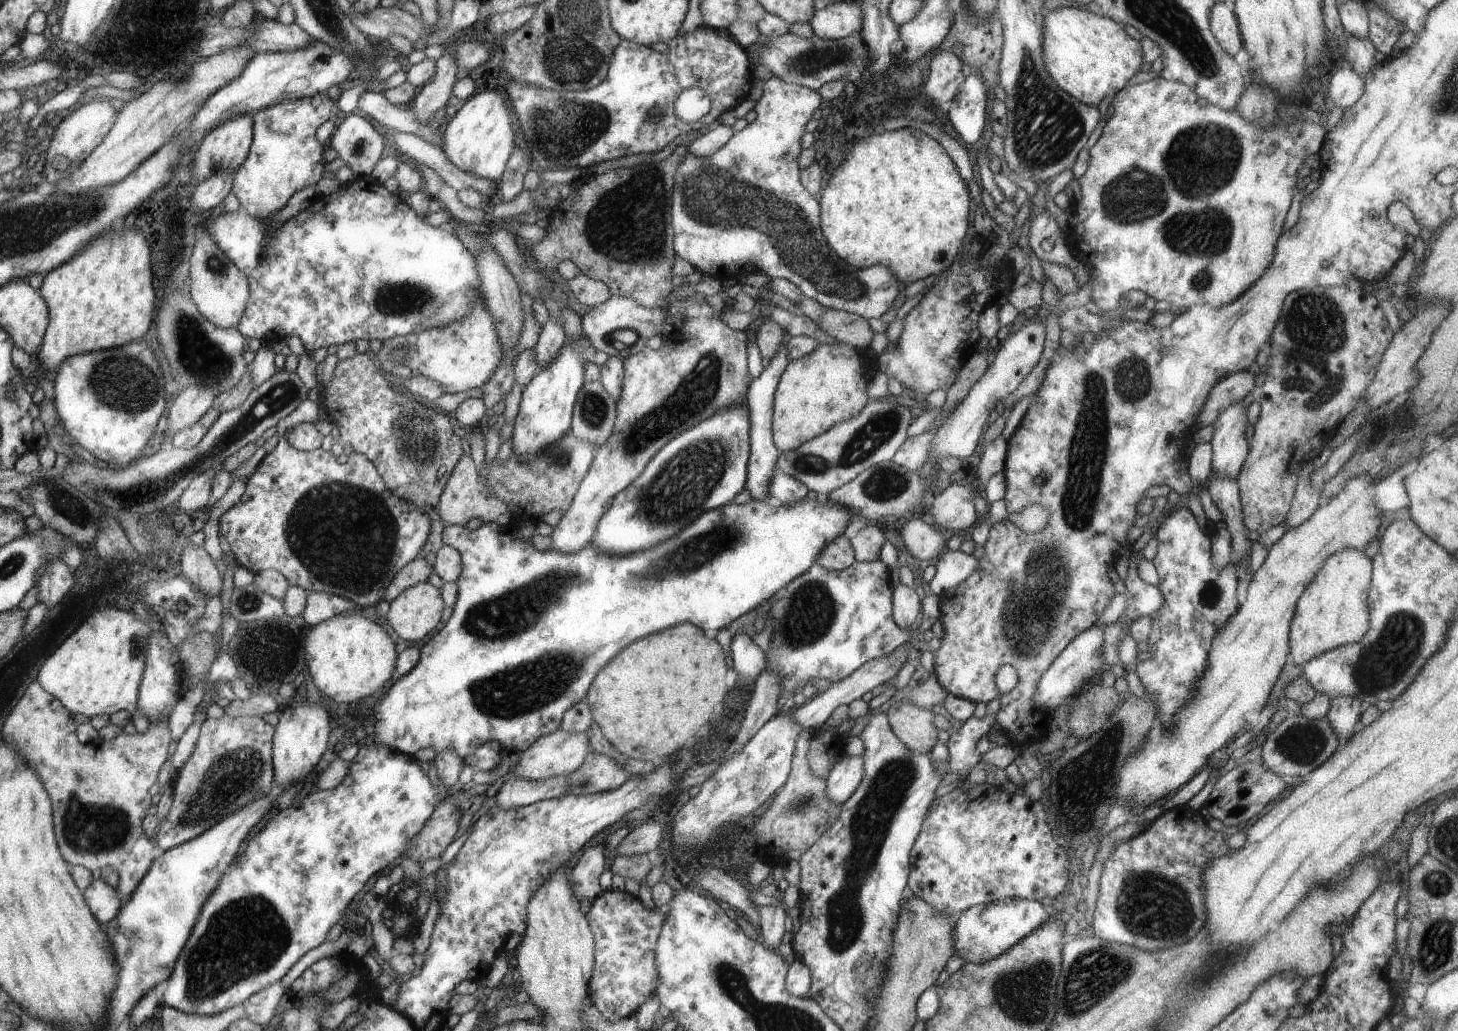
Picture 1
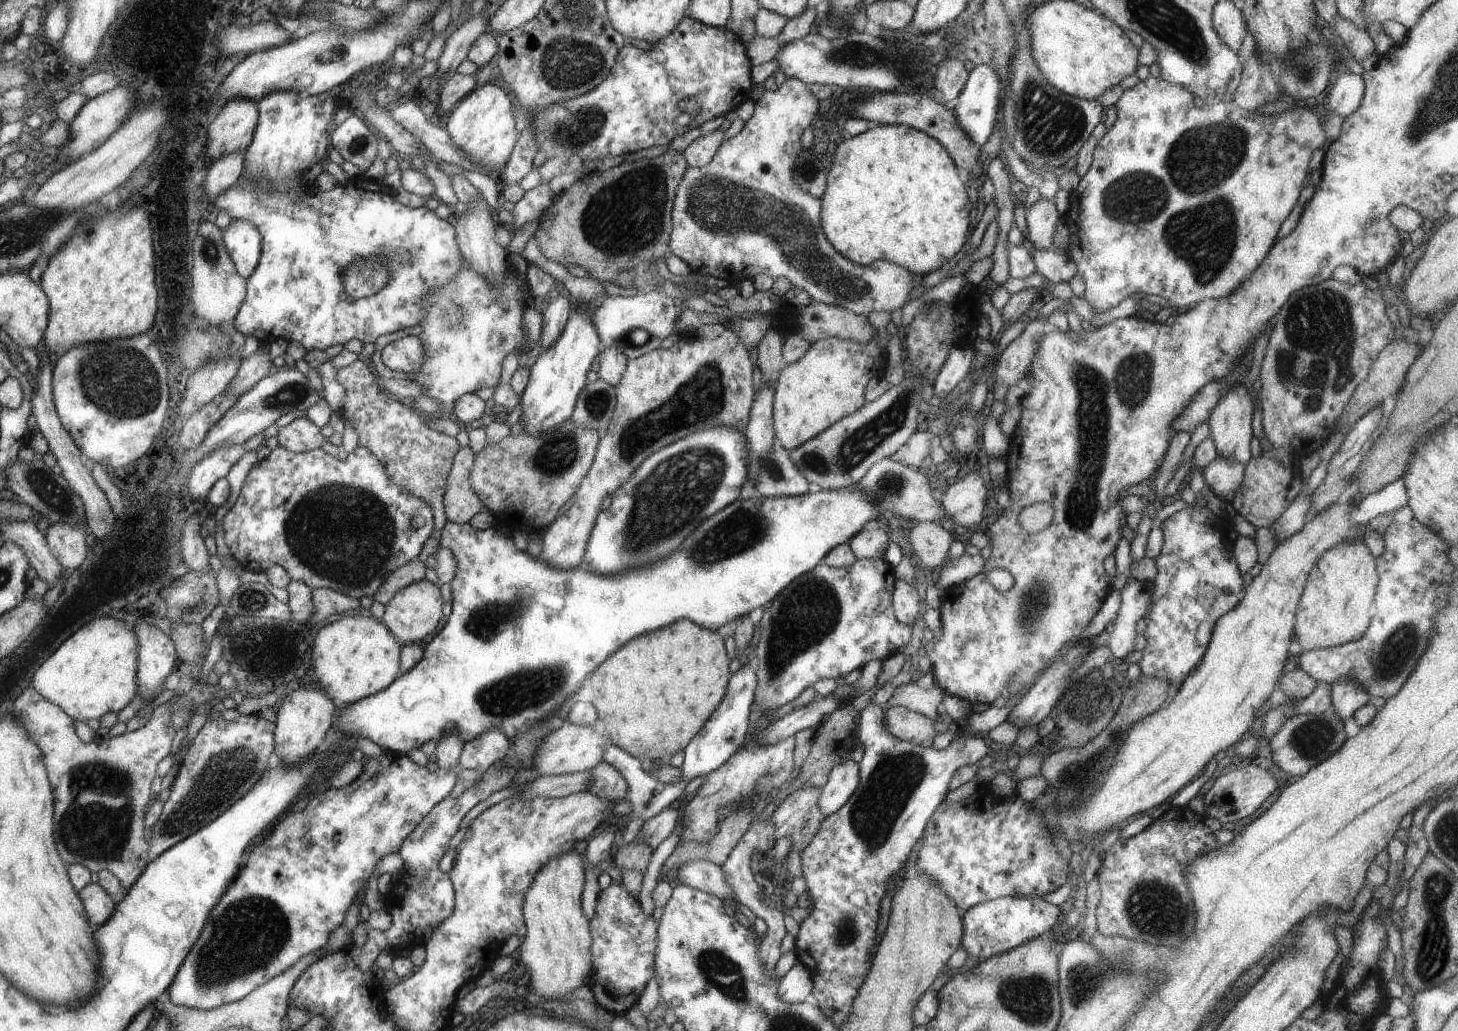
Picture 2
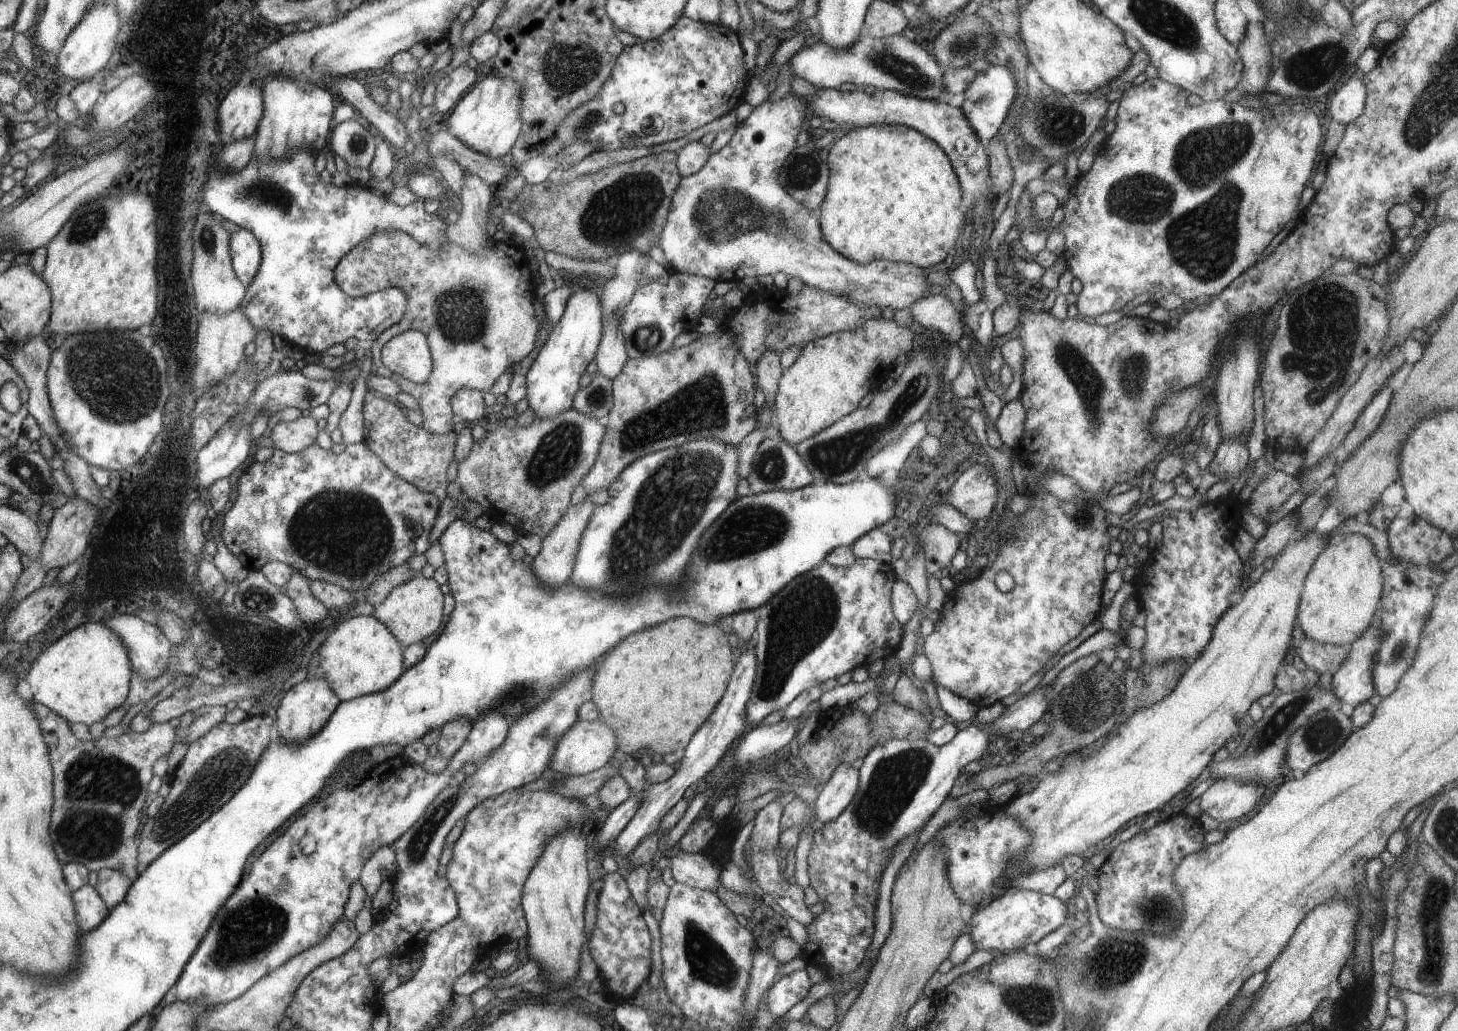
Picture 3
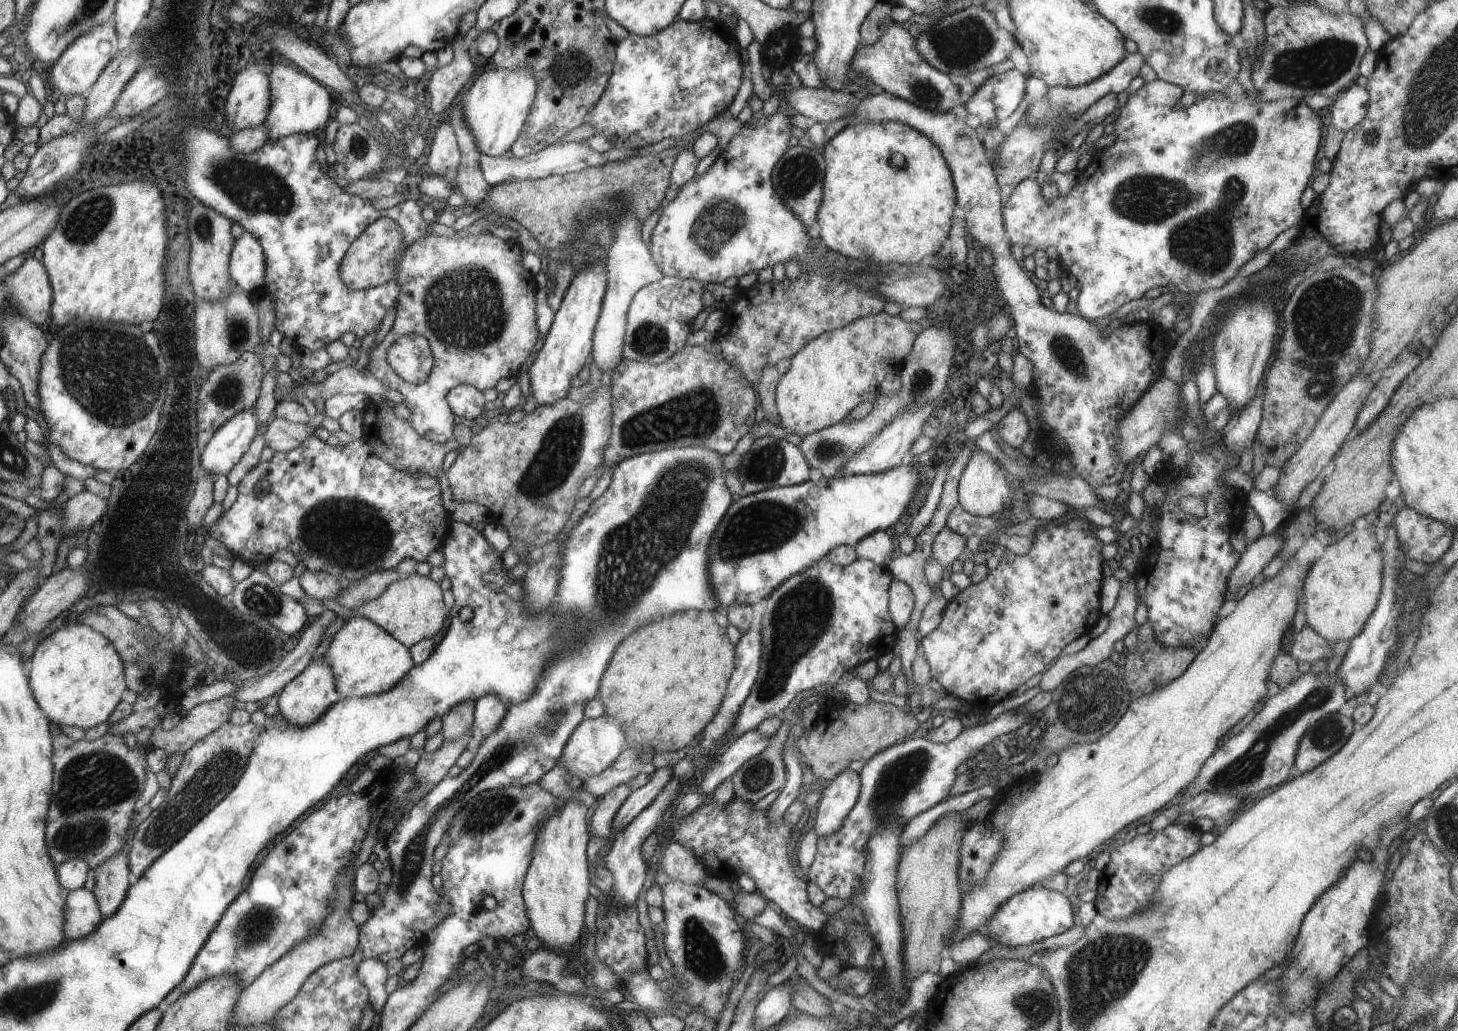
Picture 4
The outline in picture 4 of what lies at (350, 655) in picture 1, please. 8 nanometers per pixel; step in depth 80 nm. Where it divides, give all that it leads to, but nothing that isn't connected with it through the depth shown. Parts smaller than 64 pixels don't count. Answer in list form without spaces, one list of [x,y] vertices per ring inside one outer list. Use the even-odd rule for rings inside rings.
[[[363,616],[350,617],[333,636],[325,655],[335,674],[342,698],[367,697],[385,693],[400,684],[414,666],[409,647],[377,623]]]

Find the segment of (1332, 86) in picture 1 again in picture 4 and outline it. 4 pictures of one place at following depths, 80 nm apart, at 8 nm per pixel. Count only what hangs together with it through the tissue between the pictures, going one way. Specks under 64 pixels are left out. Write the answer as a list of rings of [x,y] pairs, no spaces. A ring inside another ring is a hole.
[[[1356,82],[1334,98],[1330,124],[1344,133],[1352,130],[1366,116],[1369,102],[1368,90]]]

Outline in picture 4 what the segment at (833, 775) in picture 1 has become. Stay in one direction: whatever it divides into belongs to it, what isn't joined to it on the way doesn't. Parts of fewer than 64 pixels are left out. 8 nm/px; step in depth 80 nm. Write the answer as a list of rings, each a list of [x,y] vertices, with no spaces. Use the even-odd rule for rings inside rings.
[[[850,768],[839,772],[829,786],[820,789],[820,805],[814,824],[818,838],[829,835],[841,827],[842,821],[856,804],[860,791],[859,774]]]

